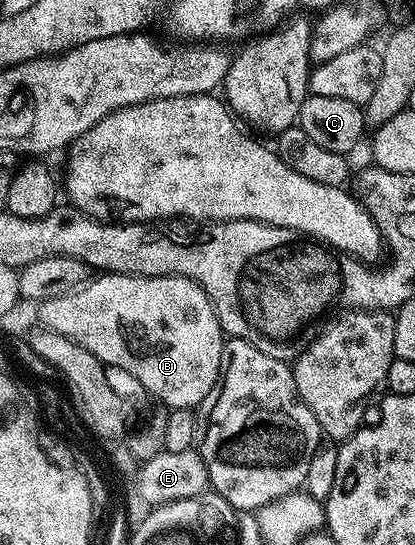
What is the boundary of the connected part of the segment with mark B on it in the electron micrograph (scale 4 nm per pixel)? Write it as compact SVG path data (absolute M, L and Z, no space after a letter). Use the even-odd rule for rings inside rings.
M102 273L91 278L90 282L85 287L81 287L76 293L72 293L68 297L41 300L37 307L39 319L37 322L41 326L76 341L76 345L88 349L88 353L92 353L107 368L119 367L124 374L131 375L148 394L155 395L159 404L171 409L176 407L194 409L201 405L204 397L208 397L210 390L218 385L218 375L222 372L224 332L214 312L214 306L210 304L210 298L204 293L204 289L200 289L200 285L196 285L191 279L185 279L179 275L111 275Z

